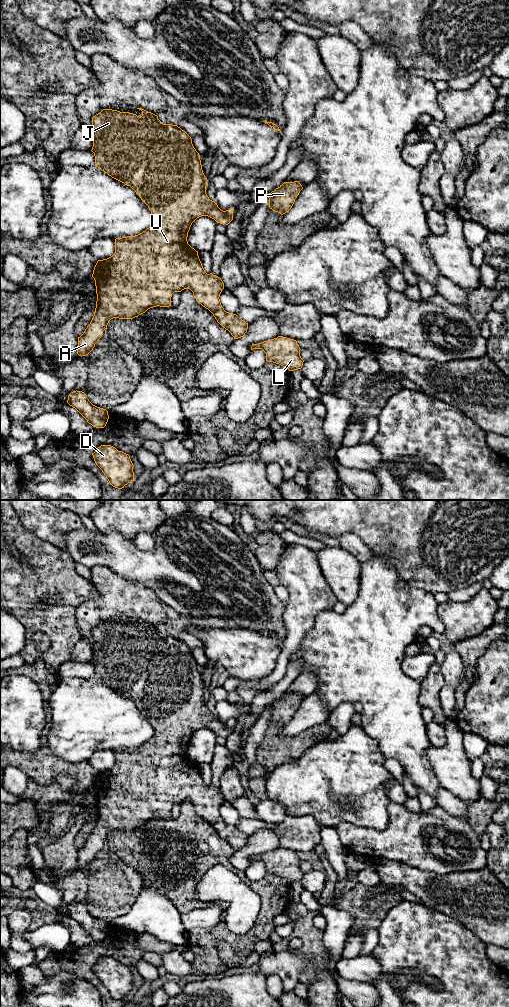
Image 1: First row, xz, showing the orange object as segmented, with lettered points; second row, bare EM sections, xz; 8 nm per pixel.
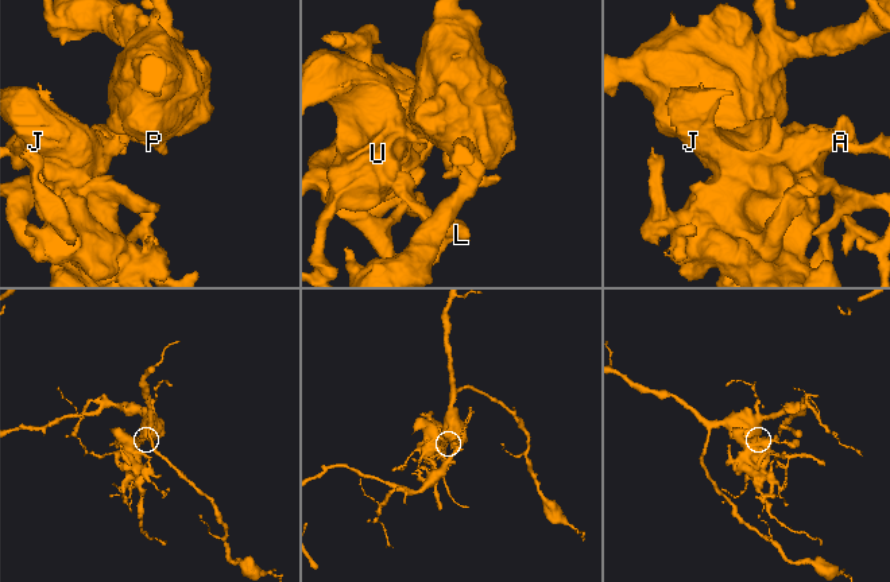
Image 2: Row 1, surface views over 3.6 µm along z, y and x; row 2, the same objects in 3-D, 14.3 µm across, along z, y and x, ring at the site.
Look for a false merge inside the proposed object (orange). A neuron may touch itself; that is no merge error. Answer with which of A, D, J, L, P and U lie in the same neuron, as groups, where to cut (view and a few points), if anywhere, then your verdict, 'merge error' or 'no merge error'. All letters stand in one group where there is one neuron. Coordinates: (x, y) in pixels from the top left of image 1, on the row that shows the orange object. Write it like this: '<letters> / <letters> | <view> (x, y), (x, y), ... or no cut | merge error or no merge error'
A D J L U / P | xz (224, 211), (232, 215) | merge error

